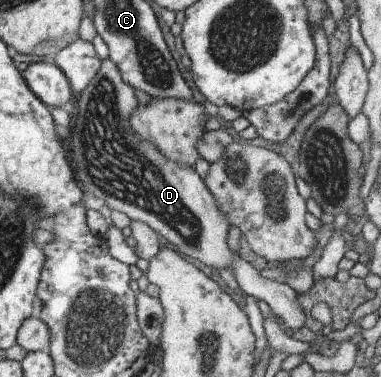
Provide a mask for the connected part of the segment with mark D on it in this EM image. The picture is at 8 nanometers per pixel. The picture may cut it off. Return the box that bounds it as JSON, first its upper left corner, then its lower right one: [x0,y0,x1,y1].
[68,57,306,330]

